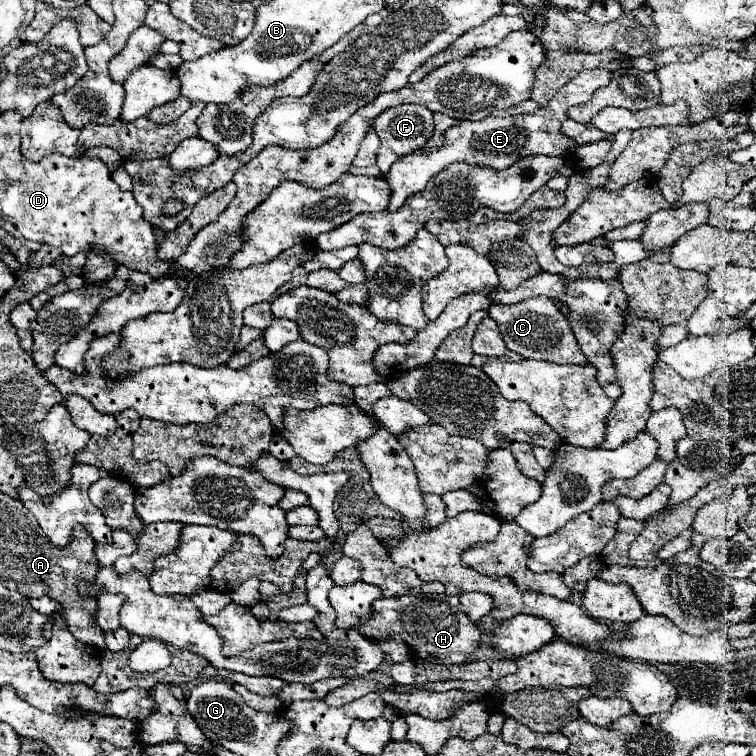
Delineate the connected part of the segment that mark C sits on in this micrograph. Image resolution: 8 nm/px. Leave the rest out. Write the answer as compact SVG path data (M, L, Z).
M532 297L514 305L490 305L488 315L498 323L500 335L506 347L522 357L534 357L536 361L552 361L552 363L588 363L576 337L572 335L572 327L568 319L560 313L556 303L548 297Z

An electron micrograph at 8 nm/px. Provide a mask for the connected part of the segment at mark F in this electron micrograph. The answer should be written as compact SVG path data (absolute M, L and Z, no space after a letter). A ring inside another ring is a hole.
M400 105L400 107L392 107L384 113L380 113L374 121L374 131L376 135L380 137L382 145L380 145L380 151L378 151L378 167L382 173L386 173L392 163L396 159L400 159L402 155L408 155L420 147L426 145L428 137L432 137L432 131L434 131L434 119L432 119L432 111L428 111L426 107L422 105Z

